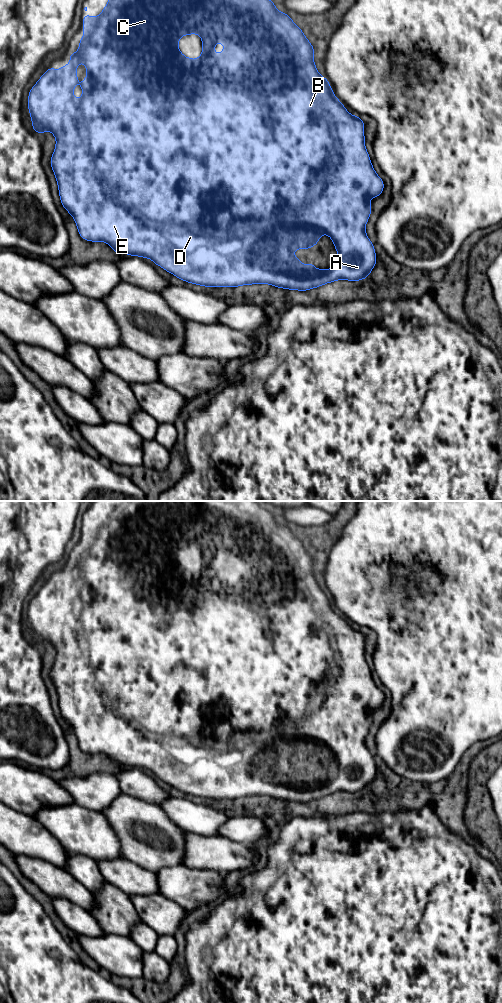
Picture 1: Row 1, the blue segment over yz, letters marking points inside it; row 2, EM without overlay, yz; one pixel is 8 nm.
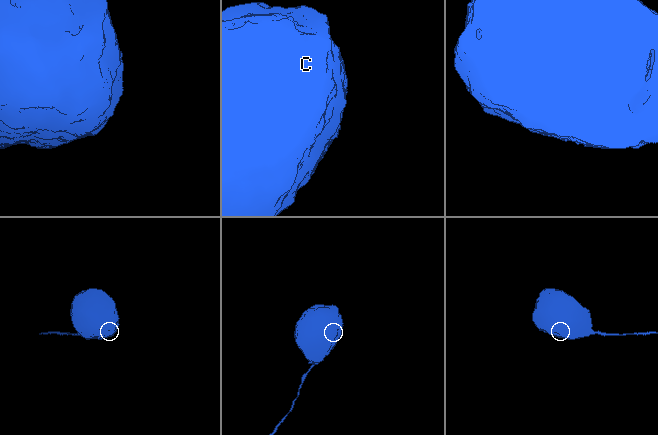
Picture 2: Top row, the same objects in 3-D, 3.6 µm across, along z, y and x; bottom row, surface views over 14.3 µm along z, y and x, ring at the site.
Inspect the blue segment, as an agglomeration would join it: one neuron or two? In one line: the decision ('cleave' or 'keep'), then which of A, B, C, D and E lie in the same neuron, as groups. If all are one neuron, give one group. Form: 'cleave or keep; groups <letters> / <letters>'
keep; groups A B C D E

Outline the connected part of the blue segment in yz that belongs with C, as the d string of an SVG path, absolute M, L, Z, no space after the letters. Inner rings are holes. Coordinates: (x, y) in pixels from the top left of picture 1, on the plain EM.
M115 501L101 526L97 529L85 526L82 530L82 535L84 536L82 542L85 548L80 551L78 564L69 565L69 576L67 578L59 578L59 586L54 578L47 581L28 606L28 622L31 628L32 641L39 646L44 646L46 642L49 642L56 650L56 657L50 672L50 677L57 692L61 716L67 724L72 727L77 737L78 745L82 751L91 754L105 754L111 758L115 765L149 770L155 777L160 778L177 790L204 799L234 800L242 797L269 796L274 799L288 802L308 803L336 792L356 794L358 792L366 791L369 788L377 774L377 768L374 757L365 744L365 738L372 724L370 712L373 709L379 709L382 706L384 694L374 682L370 668L365 659L363 642L365 635L358 627L352 628L346 622L343 615L334 607L326 589L319 586L314 575L315 567L313 557L308 553L303 543L292 533L287 525L278 523L274 514L269 512L266 508L259 506L255 501ZM191 546L199 546L202 551L202 566L197 571L190 571L184 568L178 560L178 554L181 549L183 547ZM218 553L224 557L224 563L215 566L214 560ZM81 573L84 574L87 585L86 591L80 595L83 607L77 612L74 610L73 601L79 594L76 587L76 580L80 577ZM323 746L327 746L334 755L334 759L338 765L337 775L331 781L327 782L316 781L313 775L307 775L306 780L302 781L301 779L304 777L304 774L294 768L294 762L309 762L312 758L317 757L319 749Z

